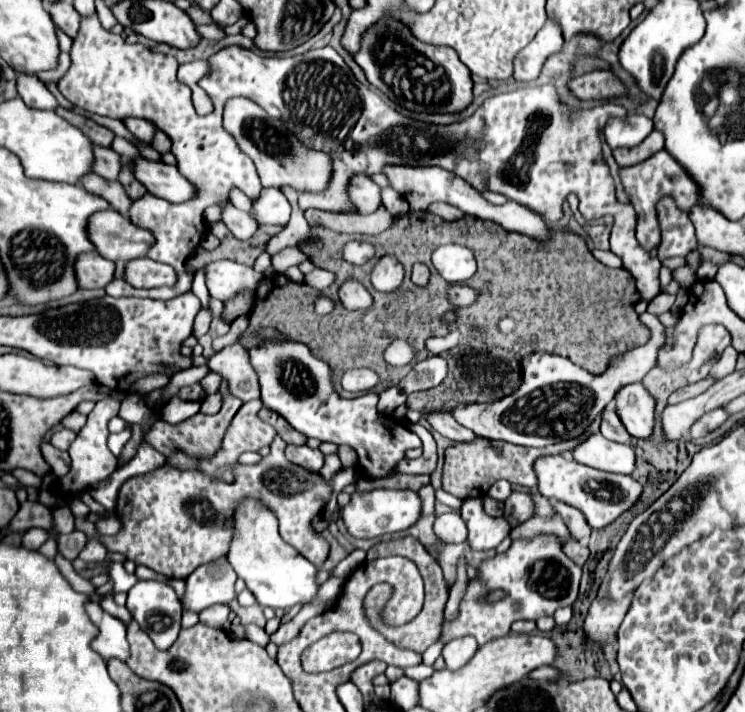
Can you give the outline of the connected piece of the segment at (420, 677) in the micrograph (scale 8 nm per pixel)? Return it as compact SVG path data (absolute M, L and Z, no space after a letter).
M422 663L419 665L404 669L404 674L413 680L422 682L429 678L434 672L433 666L426 666Z

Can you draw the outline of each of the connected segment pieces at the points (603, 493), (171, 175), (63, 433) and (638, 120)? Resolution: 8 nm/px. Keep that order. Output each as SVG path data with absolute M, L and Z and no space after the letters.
M560 454L538 458L534 462L534 472L538 478L538 490L542 496L546 496L548 500L554 498L558 502L566 502L568 506L576 506L592 528L608 526L622 512L630 510L642 492L642 486L632 476L610 474L610 472L602 472L596 468L588 468Z
M136 156L132 158L132 174L140 184L146 186L150 194L170 202L186 202L195 192L195 188L186 182L186 178L182 178L176 166L164 162L152 162Z
M62 428L62 430L58 430L58 432L54 432L54 436L52 436L52 446L56 446L58 450L68 450L68 446L72 444L72 440L76 438L76 434L72 432L72 430L68 430L68 428Z
M628 114L626 118L610 118L604 128L610 148L632 148L640 144L654 130L652 120L642 114Z

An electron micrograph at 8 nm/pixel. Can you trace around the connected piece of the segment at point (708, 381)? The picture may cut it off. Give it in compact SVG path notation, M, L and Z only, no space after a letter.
M704 378L704 380L696 382L696 384L688 384L688 386L680 388L680 390L676 390L676 392L668 398L668 404L678 404L678 402L682 402L682 400L688 400L688 398L692 398L692 396L698 396L698 394L702 394L708 386L712 386L714 382L716 382L716 380L712 380L712 378Z

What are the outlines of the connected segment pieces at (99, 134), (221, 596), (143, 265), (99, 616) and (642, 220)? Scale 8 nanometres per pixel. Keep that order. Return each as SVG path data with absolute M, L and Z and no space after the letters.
M58 106L56 112L58 112L62 118L66 118L68 122L72 122L76 128L80 128L94 144L100 144L100 146L110 146L110 144L112 144L114 134L112 134L108 128L96 124L94 120L88 120L88 118L84 118L84 116L78 116L78 114L74 114L74 112L62 108L62 106Z
M226 558L198 566L186 578L184 608L200 612L212 604L228 604L236 598L236 572Z
M136 258L126 262L124 280L134 288L172 286L172 282L176 282L176 274L168 264L160 264L150 258Z
M86 602L86 614L90 616L92 624L98 628L98 636L92 642L92 648L104 658L120 658L126 660L130 650L126 642L126 626L122 620L110 616L100 608L98 602Z
M666 150L656 152L654 156L650 156L648 160L640 162L636 166L622 168L620 180L636 210L636 216L638 216L638 228L636 228L638 244L648 252L660 244L660 224L658 224L658 216L656 216L656 204L664 196L670 196L670 198L674 198L674 202L680 210L688 212L690 204L696 204L696 200L698 200L698 186L688 178L684 168L680 164L676 164L676 160L670 154L666 154Z

